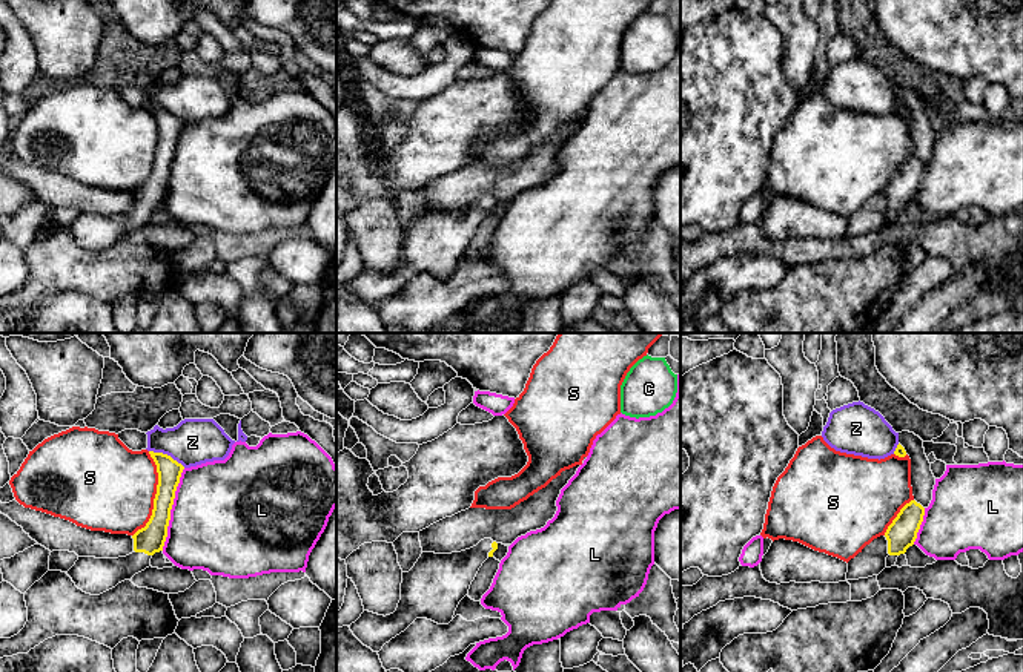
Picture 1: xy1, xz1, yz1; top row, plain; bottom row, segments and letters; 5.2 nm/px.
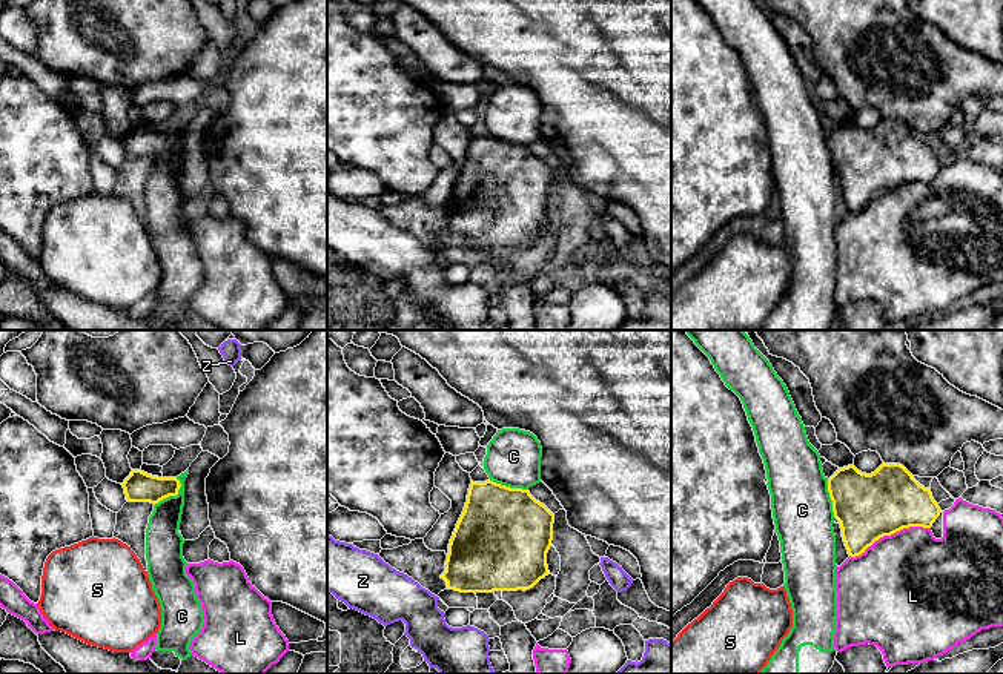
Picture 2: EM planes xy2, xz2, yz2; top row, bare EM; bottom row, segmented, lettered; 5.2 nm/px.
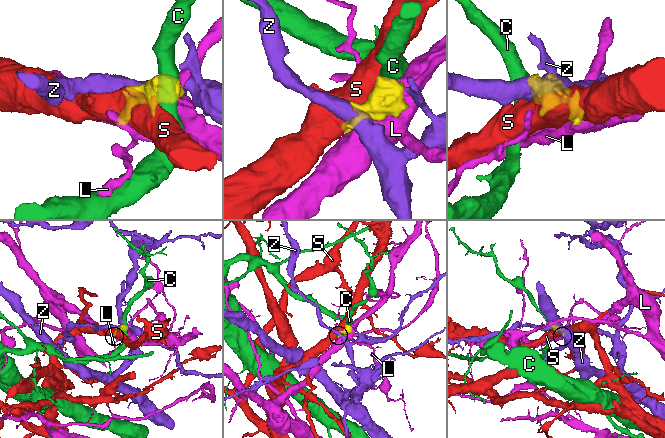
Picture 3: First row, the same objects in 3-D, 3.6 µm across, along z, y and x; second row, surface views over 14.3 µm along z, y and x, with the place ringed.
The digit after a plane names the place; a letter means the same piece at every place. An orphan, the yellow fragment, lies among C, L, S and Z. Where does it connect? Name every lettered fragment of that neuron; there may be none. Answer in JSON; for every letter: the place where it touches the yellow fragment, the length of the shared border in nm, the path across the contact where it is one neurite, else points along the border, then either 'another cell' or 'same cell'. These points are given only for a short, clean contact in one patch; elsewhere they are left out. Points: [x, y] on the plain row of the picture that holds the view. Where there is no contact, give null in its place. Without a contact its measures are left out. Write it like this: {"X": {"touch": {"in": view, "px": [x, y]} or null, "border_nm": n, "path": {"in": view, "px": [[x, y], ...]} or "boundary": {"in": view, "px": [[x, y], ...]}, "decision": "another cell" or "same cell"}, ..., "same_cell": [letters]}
{"C": {"touch": {"in": "xy2", "px": [172, 151]}, "border_nm": 200, "boundary": {"in": "xy2", "px": [[177, 134], [180, 140], [178, 148], [160, 155], [154, 161]]}, "decision": "another cell"}, "L": {"touch": {"in": "xy1", "px": [171, 164]}, "border_nm": 440, "decision": "another cell"}, "S": {"touch": {"in": "xy1", "px": [155, 151]}, "border_nm": 460, "decision": "another cell"}, "Z": {"touch": {"in": "xy1", "px": [166, 111]}, "border_nm": 220, "decision": "another cell"}, "same_cell": []}

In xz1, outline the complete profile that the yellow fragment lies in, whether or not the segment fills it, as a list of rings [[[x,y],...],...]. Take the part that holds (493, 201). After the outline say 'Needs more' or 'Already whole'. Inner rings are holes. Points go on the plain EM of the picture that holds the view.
[[[481,196],[476,203],[452,210],[422,209],[409,229],[402,229],[401,256],[390,272],[364,267],[349,284],[373,308],[404,288],[416,275],[438,281],[453,276],[459,258],[468,250],[482,219],[493,213],[498,199]]]. Needs more

